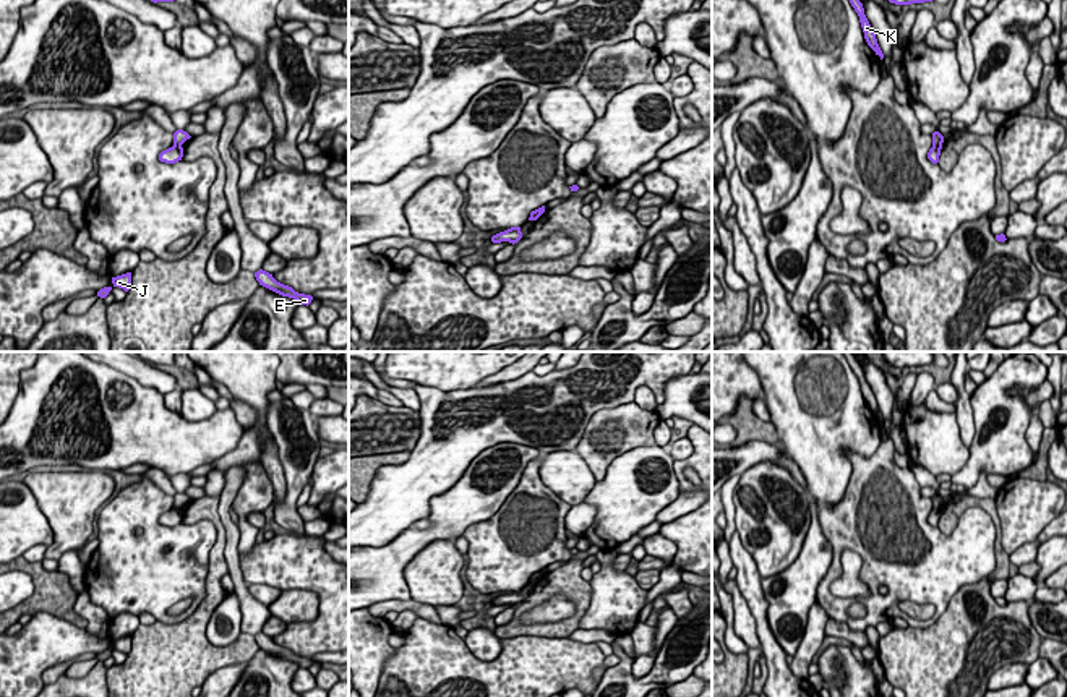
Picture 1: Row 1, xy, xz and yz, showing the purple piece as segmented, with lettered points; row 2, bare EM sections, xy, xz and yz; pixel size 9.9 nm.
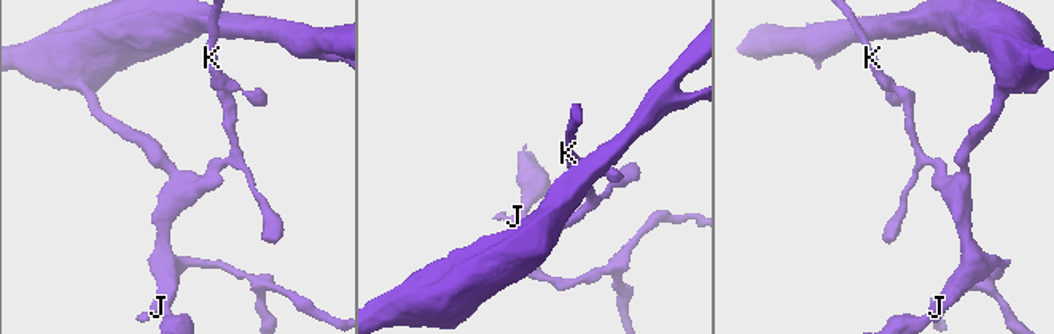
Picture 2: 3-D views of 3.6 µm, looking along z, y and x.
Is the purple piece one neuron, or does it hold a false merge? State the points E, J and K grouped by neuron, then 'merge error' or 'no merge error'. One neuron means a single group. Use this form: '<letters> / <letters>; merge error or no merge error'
E J / K; merge error

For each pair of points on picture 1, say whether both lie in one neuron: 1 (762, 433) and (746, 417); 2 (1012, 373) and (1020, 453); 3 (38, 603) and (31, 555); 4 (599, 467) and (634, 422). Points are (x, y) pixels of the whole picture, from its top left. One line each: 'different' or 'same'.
1: same
2: same
3: different
4: same

